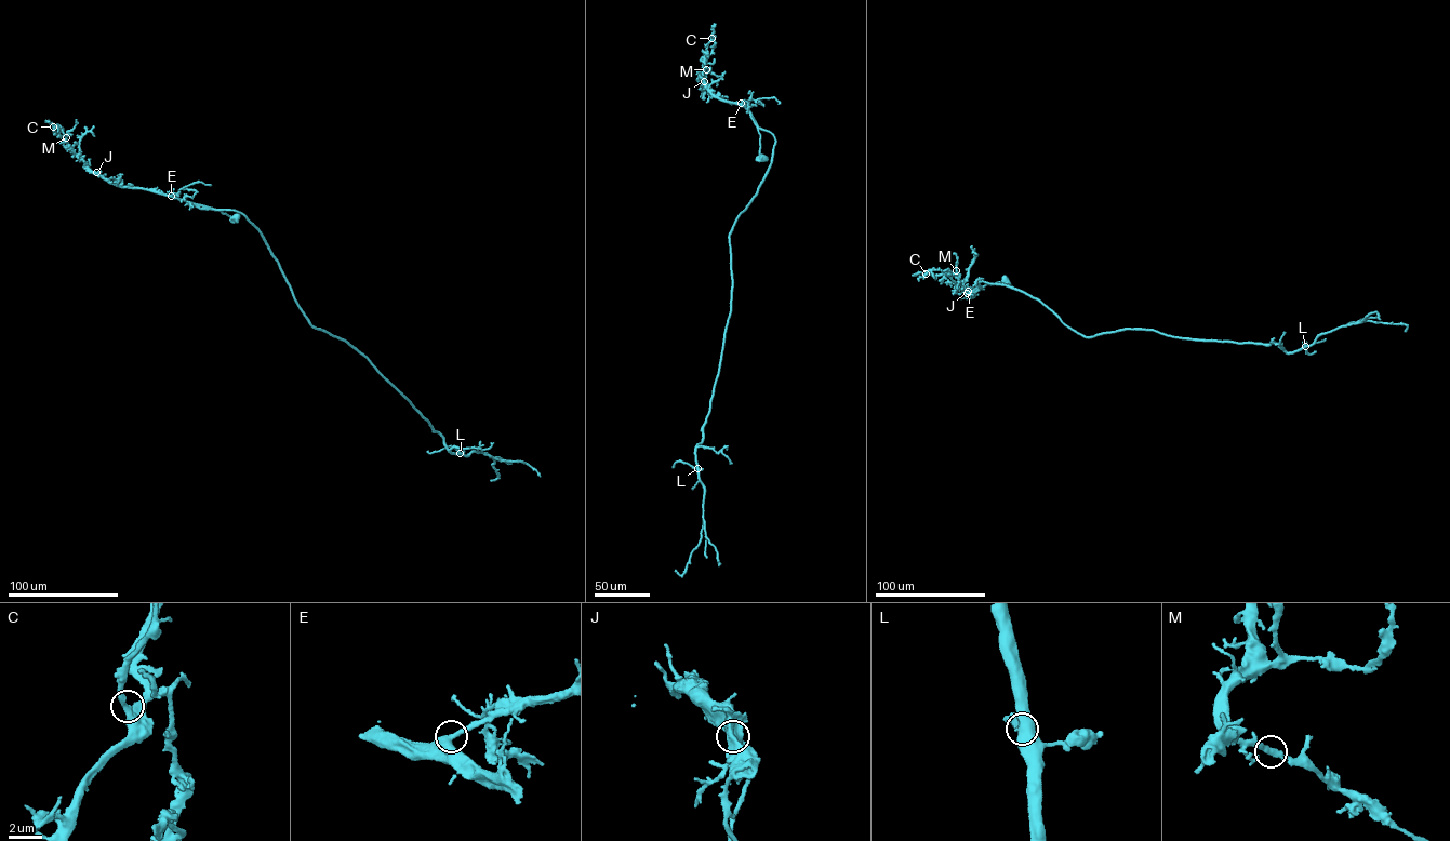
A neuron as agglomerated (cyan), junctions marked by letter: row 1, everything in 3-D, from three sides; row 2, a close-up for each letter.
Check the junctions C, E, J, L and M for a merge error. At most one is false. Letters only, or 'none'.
none

